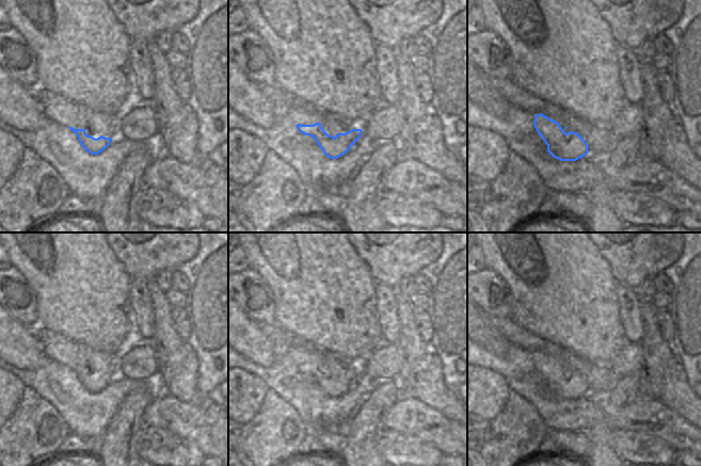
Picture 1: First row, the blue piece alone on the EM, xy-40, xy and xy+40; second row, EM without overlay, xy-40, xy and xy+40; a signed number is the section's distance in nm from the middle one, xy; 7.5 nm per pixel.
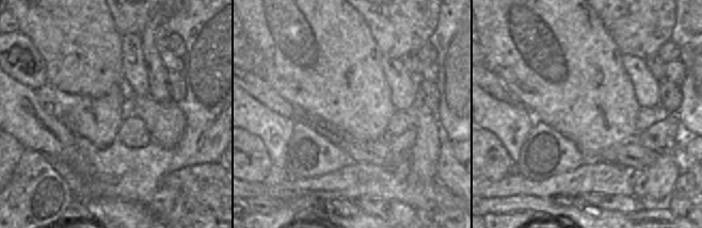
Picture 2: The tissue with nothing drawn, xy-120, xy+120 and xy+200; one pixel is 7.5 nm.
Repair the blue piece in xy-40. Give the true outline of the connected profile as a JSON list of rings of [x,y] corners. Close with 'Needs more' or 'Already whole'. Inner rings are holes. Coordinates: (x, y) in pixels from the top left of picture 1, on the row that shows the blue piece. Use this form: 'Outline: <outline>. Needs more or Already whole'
Outline: [[[73,127],[68,128],[76,133],[82,147],[92,155],[98,155],[105,150],[112,141],[111,138],[105,138],[102,135],[97,139],[93,138],[92,135],[87,135],[85,129],[75,129]]]. Already whole.

